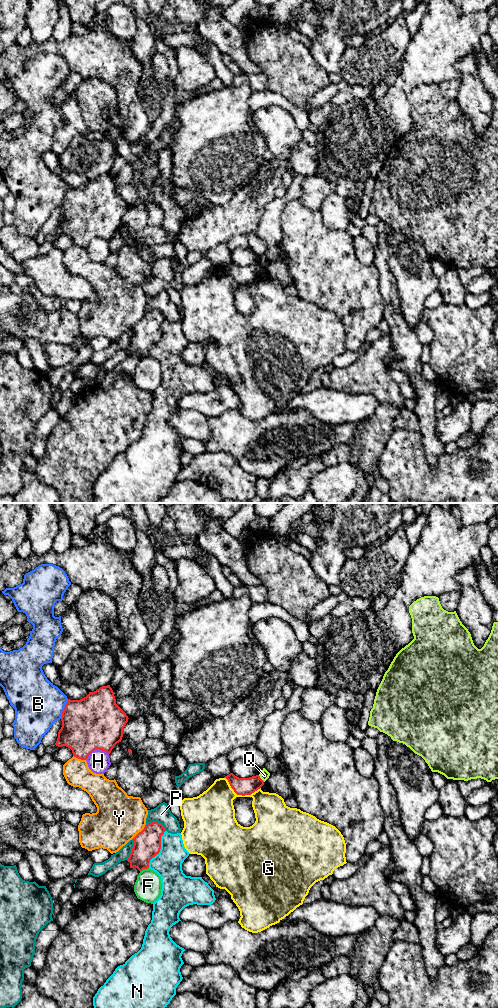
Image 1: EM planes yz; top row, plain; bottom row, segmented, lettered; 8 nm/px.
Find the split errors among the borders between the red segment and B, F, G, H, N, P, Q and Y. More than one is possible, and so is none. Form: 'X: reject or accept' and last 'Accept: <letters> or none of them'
B: reject
F: reject
G: reject
H: reject
N: reject
P: reject
Q: reject
Y: reject
Accept: none of them

